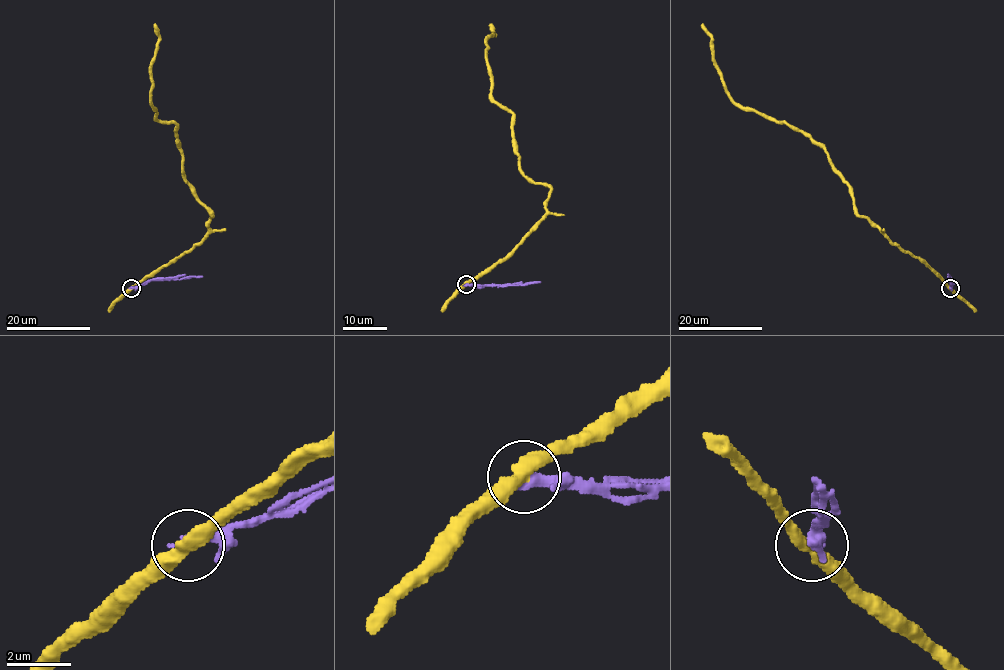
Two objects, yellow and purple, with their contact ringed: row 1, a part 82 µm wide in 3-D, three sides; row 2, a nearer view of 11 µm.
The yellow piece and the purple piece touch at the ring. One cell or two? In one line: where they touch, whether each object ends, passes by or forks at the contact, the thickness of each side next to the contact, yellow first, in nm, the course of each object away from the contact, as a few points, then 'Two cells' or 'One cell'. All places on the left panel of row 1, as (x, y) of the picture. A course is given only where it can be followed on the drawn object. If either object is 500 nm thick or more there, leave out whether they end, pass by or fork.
Place: (131, 288). At the ring yellow passes by. At the ring purple ends. Thickness 440 nm (yellow) against 360 nm. Course of yellow: (132, 288), (201, 240), (212, 216), (185, 178), (176, 126), (161, 122), (151, 104), (159, 34), (155, 23). Course of purple: (132, 287), (151, 280), (203, 276). Two cells

